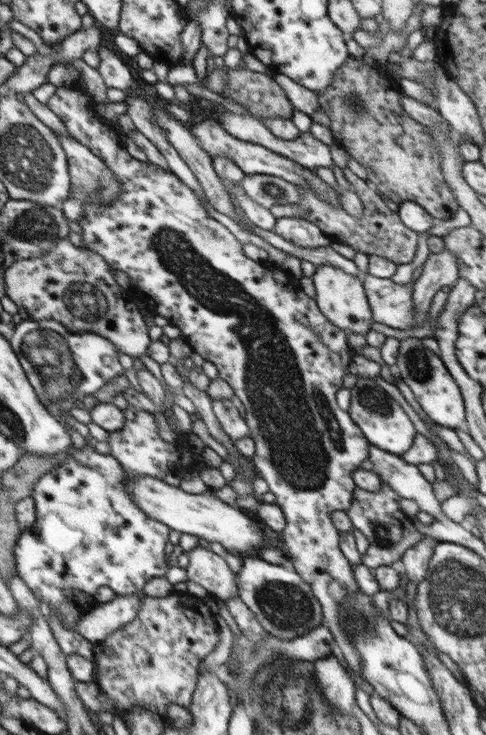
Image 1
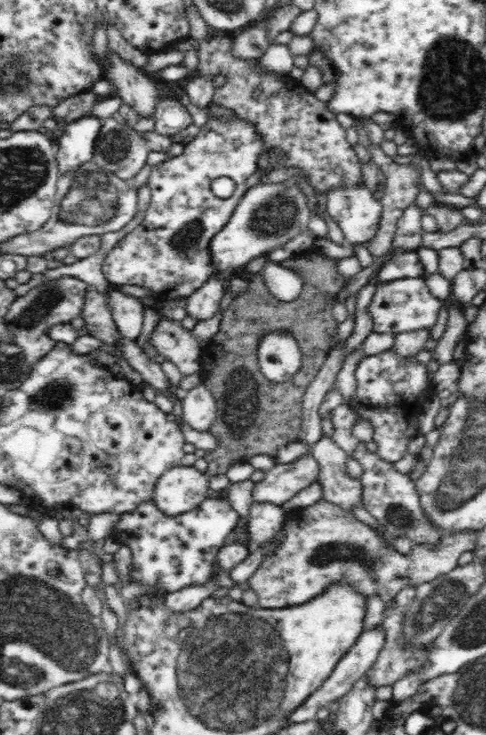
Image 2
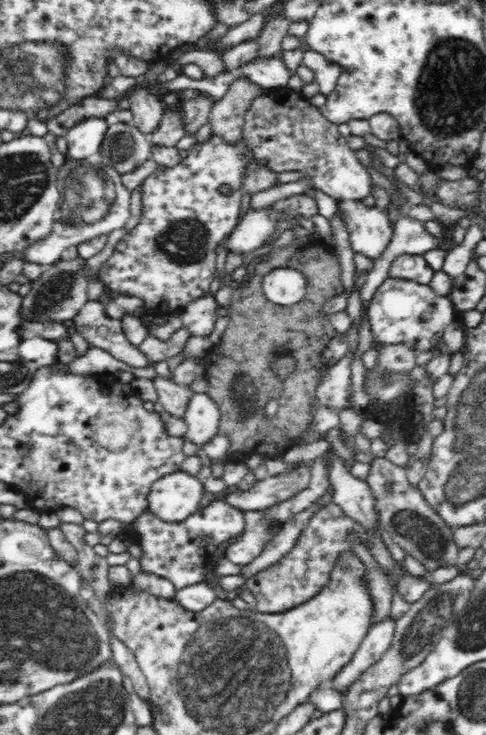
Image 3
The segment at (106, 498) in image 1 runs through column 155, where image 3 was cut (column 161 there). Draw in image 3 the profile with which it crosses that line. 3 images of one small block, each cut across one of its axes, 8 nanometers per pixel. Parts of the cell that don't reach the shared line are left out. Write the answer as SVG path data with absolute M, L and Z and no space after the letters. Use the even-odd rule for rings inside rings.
M214 499L207 506L198 507L188 519L177 523L163 521L147 508L131 526L131 531L120 531L117 536L123 541L140 546L142 556L139 561L142 571L166 578L178 591L207 580L210 576L208 572L200 572L204 554L212 554L218 545L228 544L240 535L245 526L245 513L226 501Z

